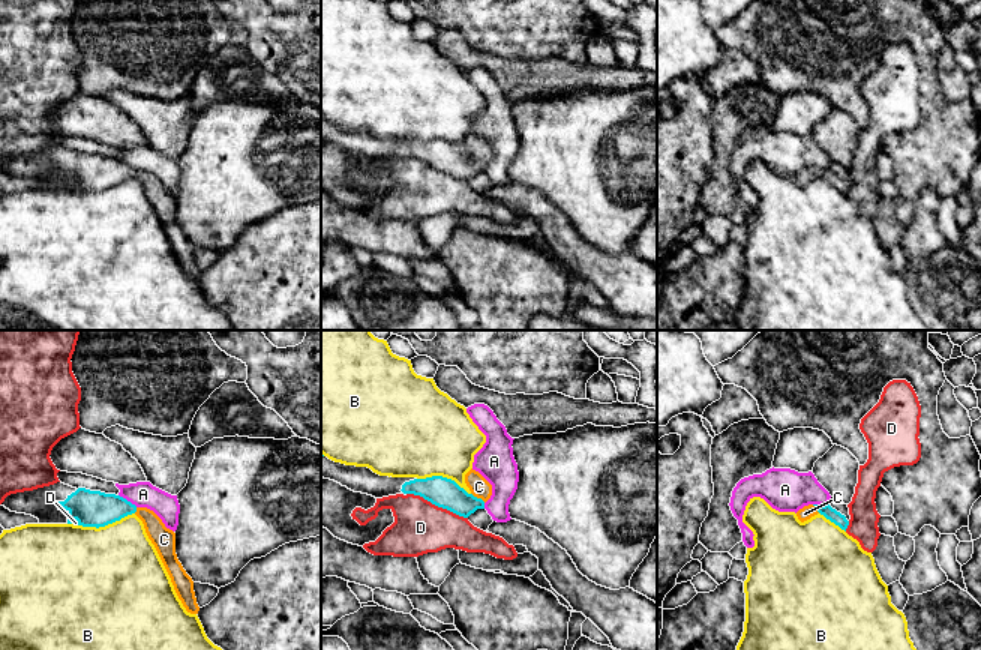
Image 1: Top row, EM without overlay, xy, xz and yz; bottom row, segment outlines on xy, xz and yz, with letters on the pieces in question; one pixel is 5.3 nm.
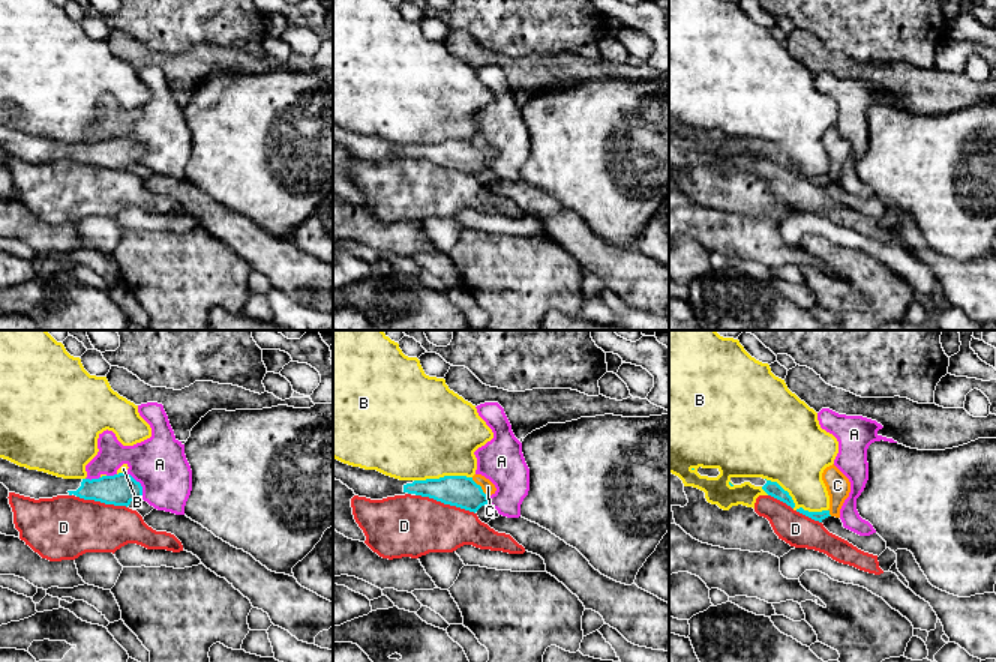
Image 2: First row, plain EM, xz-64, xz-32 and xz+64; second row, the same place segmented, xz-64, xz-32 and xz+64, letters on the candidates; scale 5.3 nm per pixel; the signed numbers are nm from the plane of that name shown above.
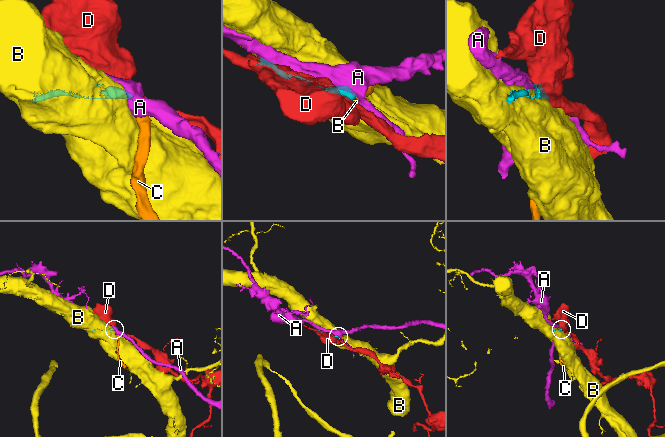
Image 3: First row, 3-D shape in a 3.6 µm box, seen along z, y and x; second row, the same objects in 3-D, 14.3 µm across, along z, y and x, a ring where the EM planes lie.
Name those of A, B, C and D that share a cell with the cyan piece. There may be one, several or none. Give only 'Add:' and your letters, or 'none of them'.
Add: C

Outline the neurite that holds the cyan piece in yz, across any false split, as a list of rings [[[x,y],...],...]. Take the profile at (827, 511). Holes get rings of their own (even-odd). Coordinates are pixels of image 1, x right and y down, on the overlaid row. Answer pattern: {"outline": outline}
{"outline": [[[808,504],[804,506],[802,509],[800,509],[796,512],[796,516],[801,522],[810,519],[814,515],[824,515],[826,519],[830,519],[831,522],[834,522],[836,525],[838,525],[842,530],[846,531],[849,521],[846,519],[844,515],[842,515],[840,512],[837,512],[836,509],[832,509],[830,504],[820,506],[820,504]]]}

